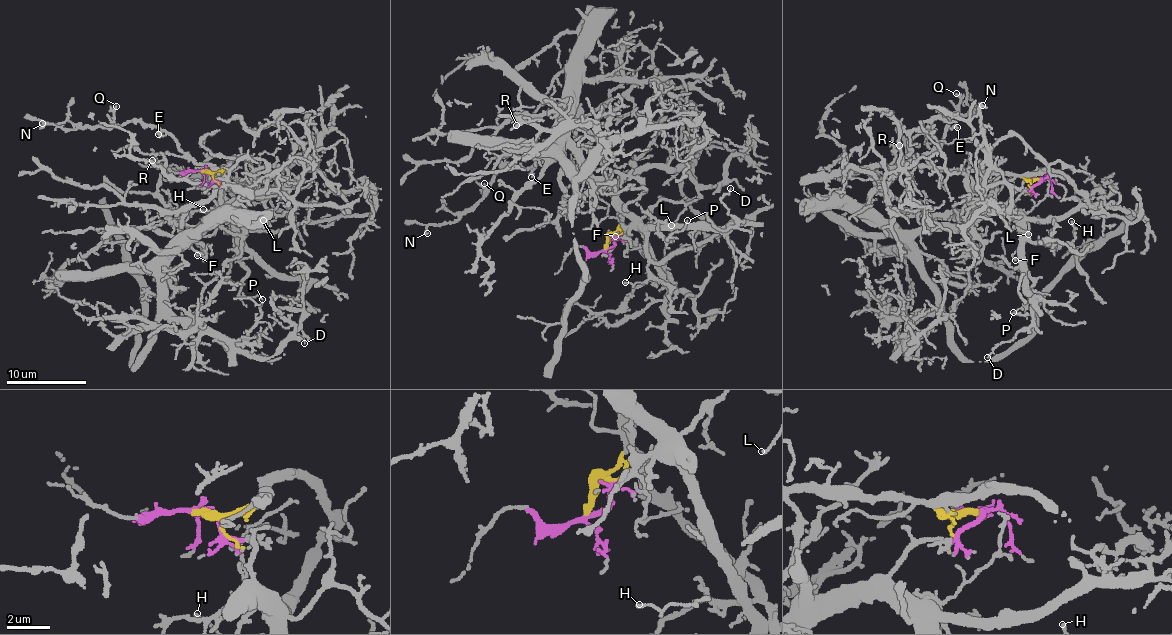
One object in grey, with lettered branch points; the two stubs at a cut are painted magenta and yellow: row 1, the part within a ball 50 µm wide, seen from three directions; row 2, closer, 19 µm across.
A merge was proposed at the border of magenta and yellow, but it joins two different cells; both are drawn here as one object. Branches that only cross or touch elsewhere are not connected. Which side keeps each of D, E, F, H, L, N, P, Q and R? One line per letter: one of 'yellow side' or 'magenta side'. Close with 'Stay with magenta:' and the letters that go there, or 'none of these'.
D: magenta side
E: yellow side
F: magenta side
H: magenta side
L: magenta side
N: yellow side
P: magenta side
Q: yellow side
R: yellow side
Stay with magenta: D, F, H, L, P

